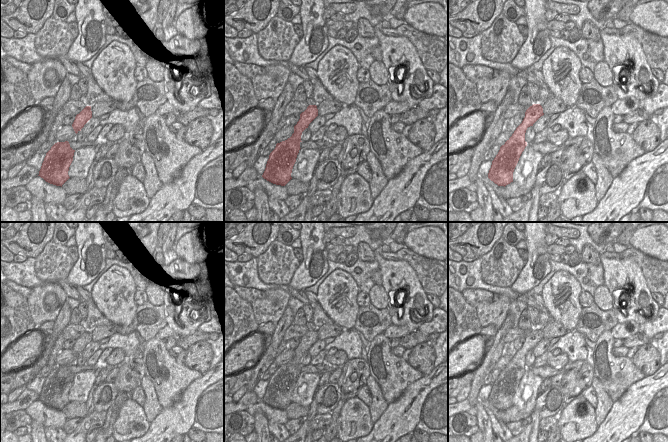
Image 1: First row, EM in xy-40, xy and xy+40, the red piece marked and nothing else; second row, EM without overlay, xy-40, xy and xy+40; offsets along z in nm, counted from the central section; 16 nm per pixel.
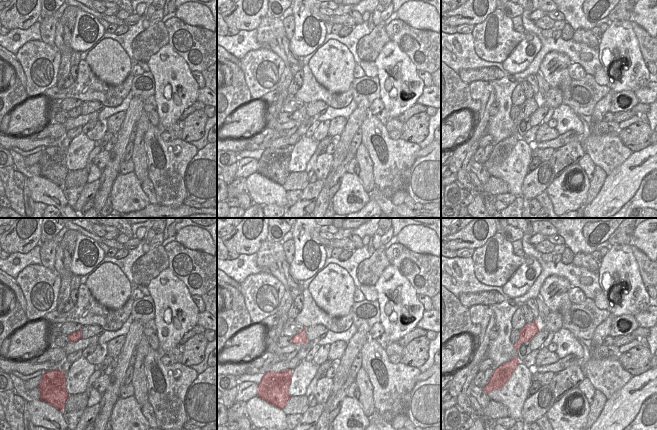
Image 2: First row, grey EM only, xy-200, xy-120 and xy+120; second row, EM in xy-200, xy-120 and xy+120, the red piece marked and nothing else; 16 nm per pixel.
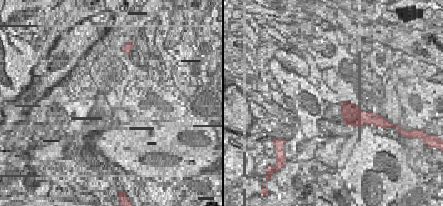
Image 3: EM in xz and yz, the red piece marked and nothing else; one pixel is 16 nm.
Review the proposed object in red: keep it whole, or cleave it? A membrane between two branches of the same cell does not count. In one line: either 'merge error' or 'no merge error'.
no merge error

